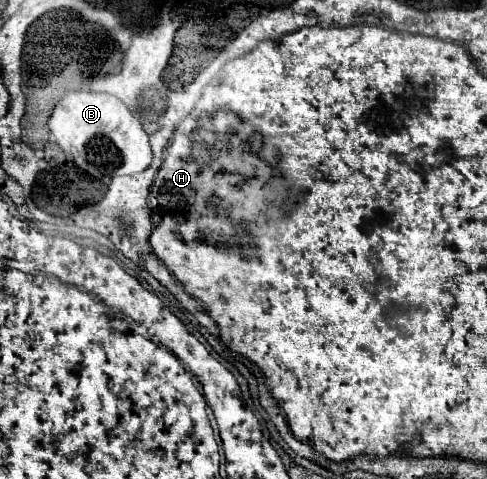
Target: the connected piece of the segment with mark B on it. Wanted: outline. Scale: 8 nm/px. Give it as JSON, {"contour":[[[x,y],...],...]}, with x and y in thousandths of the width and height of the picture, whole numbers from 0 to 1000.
{"contour":[[[144,190],[111,223],[99,253],[107,290],[181,365],[226,378],[234,365],[275,365],[312,340],[304,278],[263,223],[234,198],[193,190]]]}

